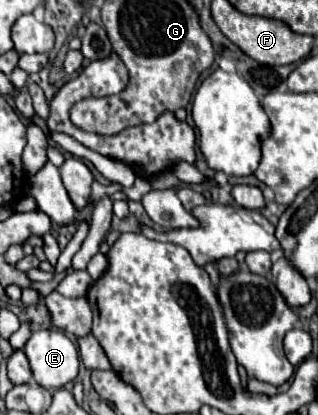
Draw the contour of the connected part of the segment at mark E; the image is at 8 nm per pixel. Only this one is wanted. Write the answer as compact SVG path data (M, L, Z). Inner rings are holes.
M58 329L32 331L24 345L34 381L44 389L60 389L78 375L78 349Z

